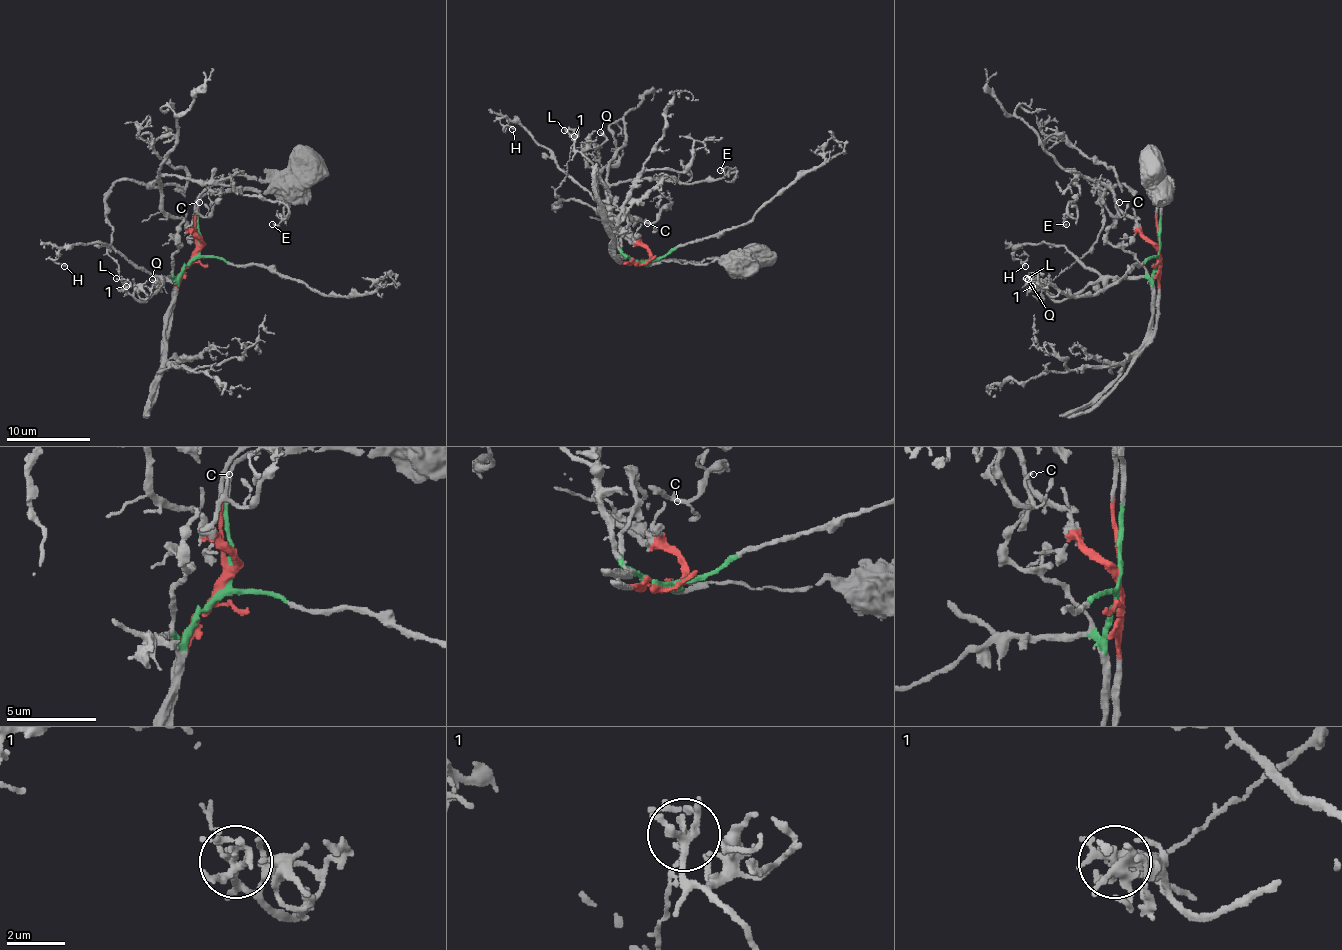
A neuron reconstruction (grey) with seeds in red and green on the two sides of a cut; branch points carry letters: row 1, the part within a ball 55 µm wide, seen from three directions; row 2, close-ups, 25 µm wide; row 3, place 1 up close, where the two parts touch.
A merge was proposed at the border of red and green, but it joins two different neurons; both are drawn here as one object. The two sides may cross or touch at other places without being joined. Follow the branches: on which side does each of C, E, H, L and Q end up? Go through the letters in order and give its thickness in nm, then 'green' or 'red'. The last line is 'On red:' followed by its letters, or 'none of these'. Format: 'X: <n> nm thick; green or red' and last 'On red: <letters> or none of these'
C: 150 nm thick; green
E: 140 nm thick; red
H: 160 nm thick; green
L: 180 nm thick; green
Q: 260 nm thick; green
On red: E

